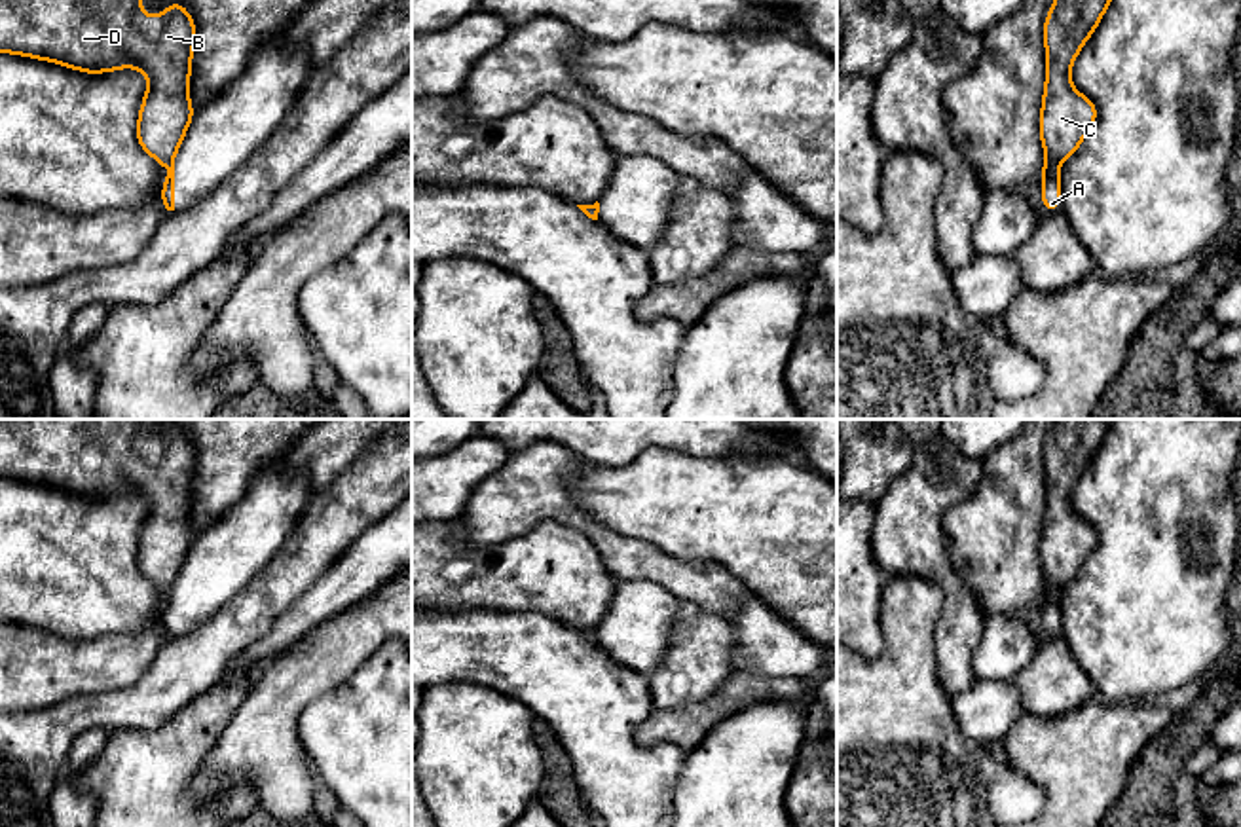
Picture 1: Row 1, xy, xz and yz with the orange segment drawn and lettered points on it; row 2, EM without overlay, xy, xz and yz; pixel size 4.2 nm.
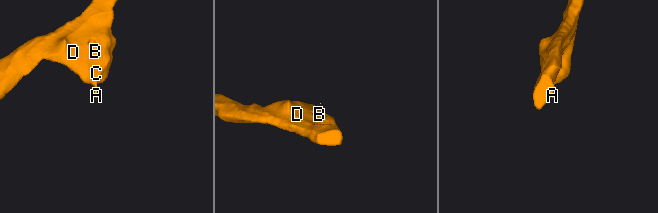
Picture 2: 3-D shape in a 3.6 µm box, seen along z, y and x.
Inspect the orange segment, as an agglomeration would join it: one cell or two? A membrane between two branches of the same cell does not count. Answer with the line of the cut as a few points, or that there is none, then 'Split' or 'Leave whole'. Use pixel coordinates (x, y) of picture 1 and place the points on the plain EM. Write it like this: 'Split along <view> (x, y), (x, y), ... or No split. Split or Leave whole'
Split along yz (1046, 581), (1059, 588). Split

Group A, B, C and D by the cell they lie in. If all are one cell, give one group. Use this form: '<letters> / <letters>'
A / B C D

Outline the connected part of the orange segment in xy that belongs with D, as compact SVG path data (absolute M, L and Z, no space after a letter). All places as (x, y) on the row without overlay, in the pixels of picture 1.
M0 419L0 478L51 486L78 497L102 499L139 493L148 503L139 544L137 567L159 590L169 592L195 539L188 520L195 448L173 425L169 434L144 440L144 419Z

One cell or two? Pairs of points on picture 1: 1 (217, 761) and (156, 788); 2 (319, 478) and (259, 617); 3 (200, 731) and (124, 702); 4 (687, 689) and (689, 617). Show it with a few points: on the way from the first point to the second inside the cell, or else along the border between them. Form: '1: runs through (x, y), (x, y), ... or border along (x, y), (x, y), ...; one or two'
1: border along (224, 727), (205, 767), (190, 788), (203, 801); two
2: border along (348, 467), (312, 496); two
3: border along (203, 693), (156, 727), (124, 729); two
4: runs through (689, 672), (689, 634); one

